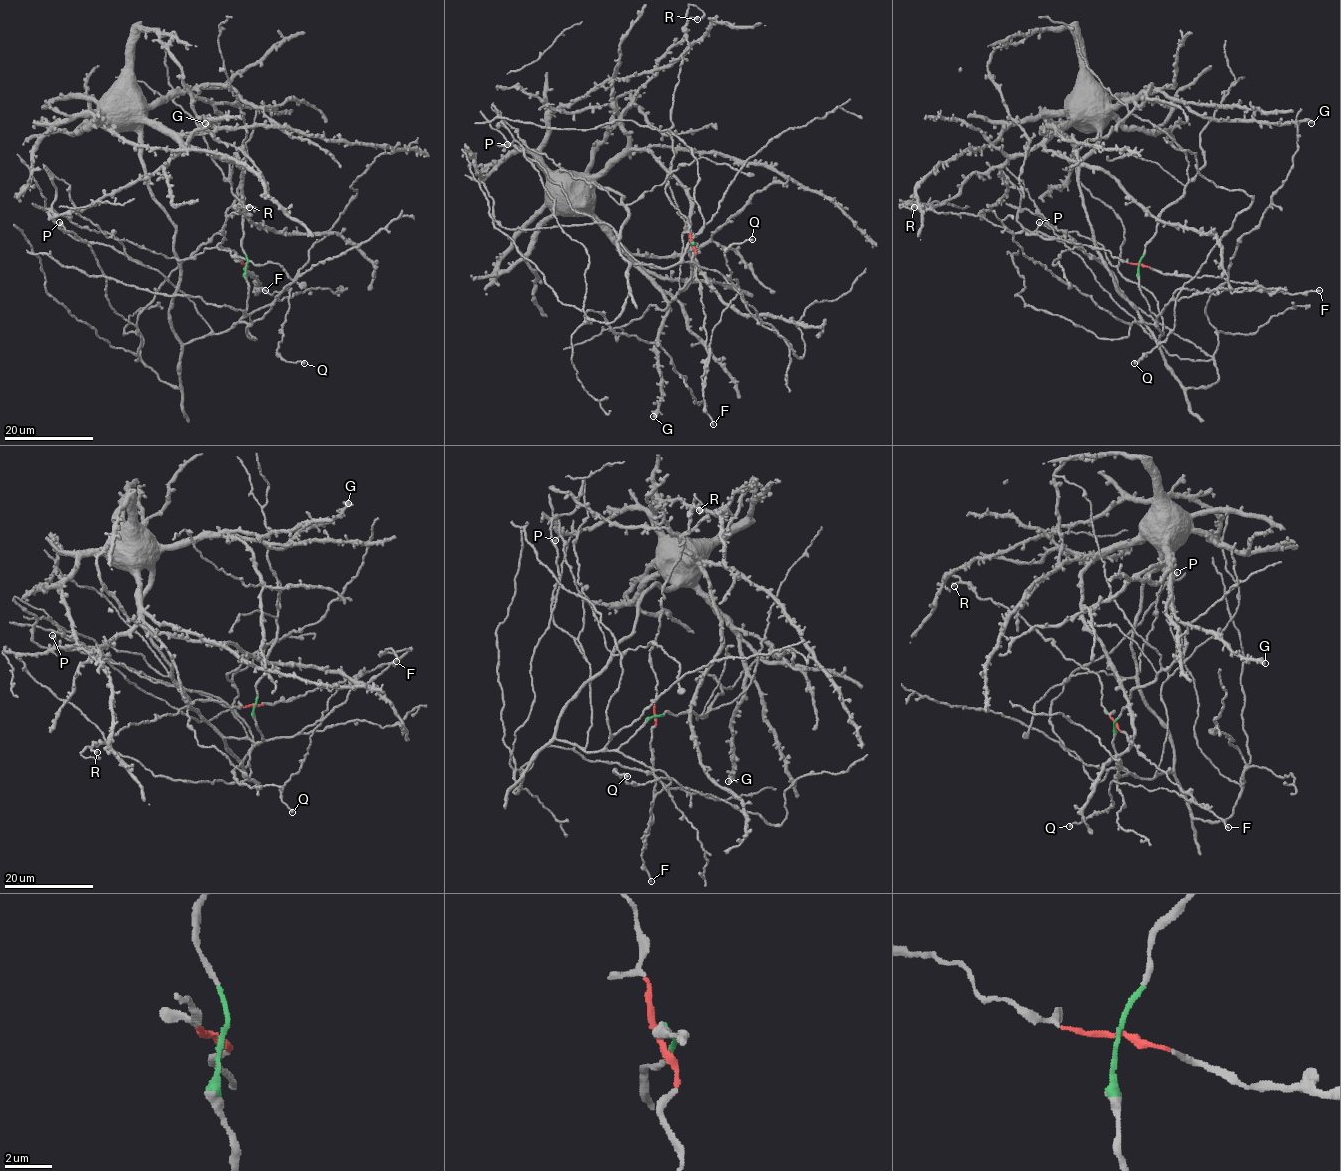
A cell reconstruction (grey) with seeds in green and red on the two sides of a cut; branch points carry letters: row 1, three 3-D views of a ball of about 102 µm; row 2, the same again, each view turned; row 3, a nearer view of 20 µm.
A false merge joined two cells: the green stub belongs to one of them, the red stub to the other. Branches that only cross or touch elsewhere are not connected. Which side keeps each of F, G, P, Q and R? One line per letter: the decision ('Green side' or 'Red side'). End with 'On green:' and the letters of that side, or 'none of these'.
F: Red side
G: Green side
P: Green side
Q: Red side
R: Red side
On green: G, P

